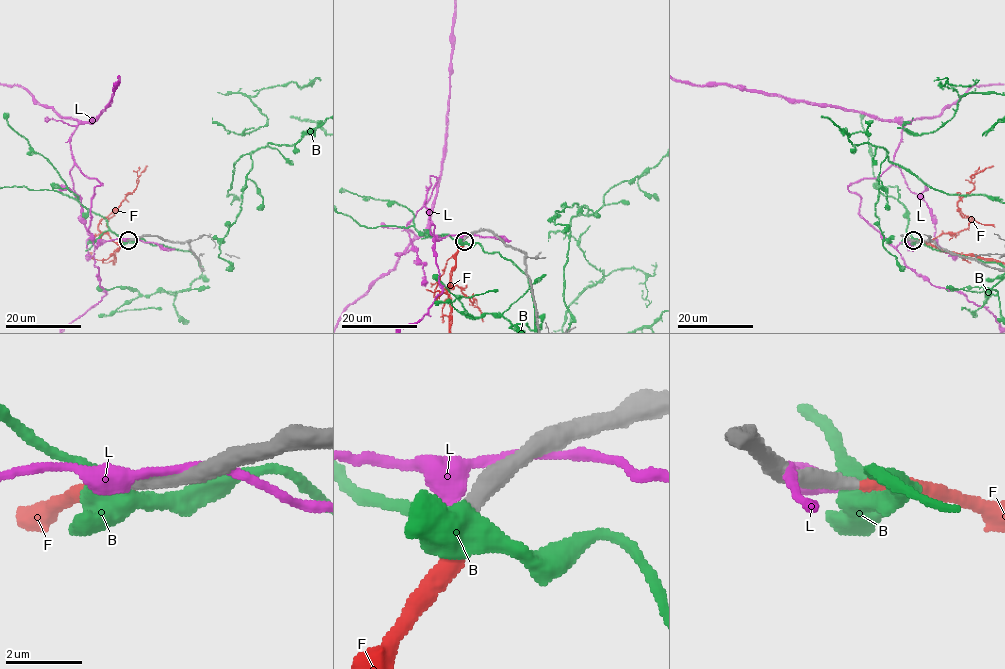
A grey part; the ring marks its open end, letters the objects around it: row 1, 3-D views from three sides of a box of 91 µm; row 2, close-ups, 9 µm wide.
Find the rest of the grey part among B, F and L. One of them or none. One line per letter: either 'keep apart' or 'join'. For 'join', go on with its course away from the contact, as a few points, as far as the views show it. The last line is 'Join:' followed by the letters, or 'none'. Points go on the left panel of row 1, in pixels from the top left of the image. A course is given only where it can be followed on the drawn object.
B: keep apart
F: join
L: keep apart
Join: F

